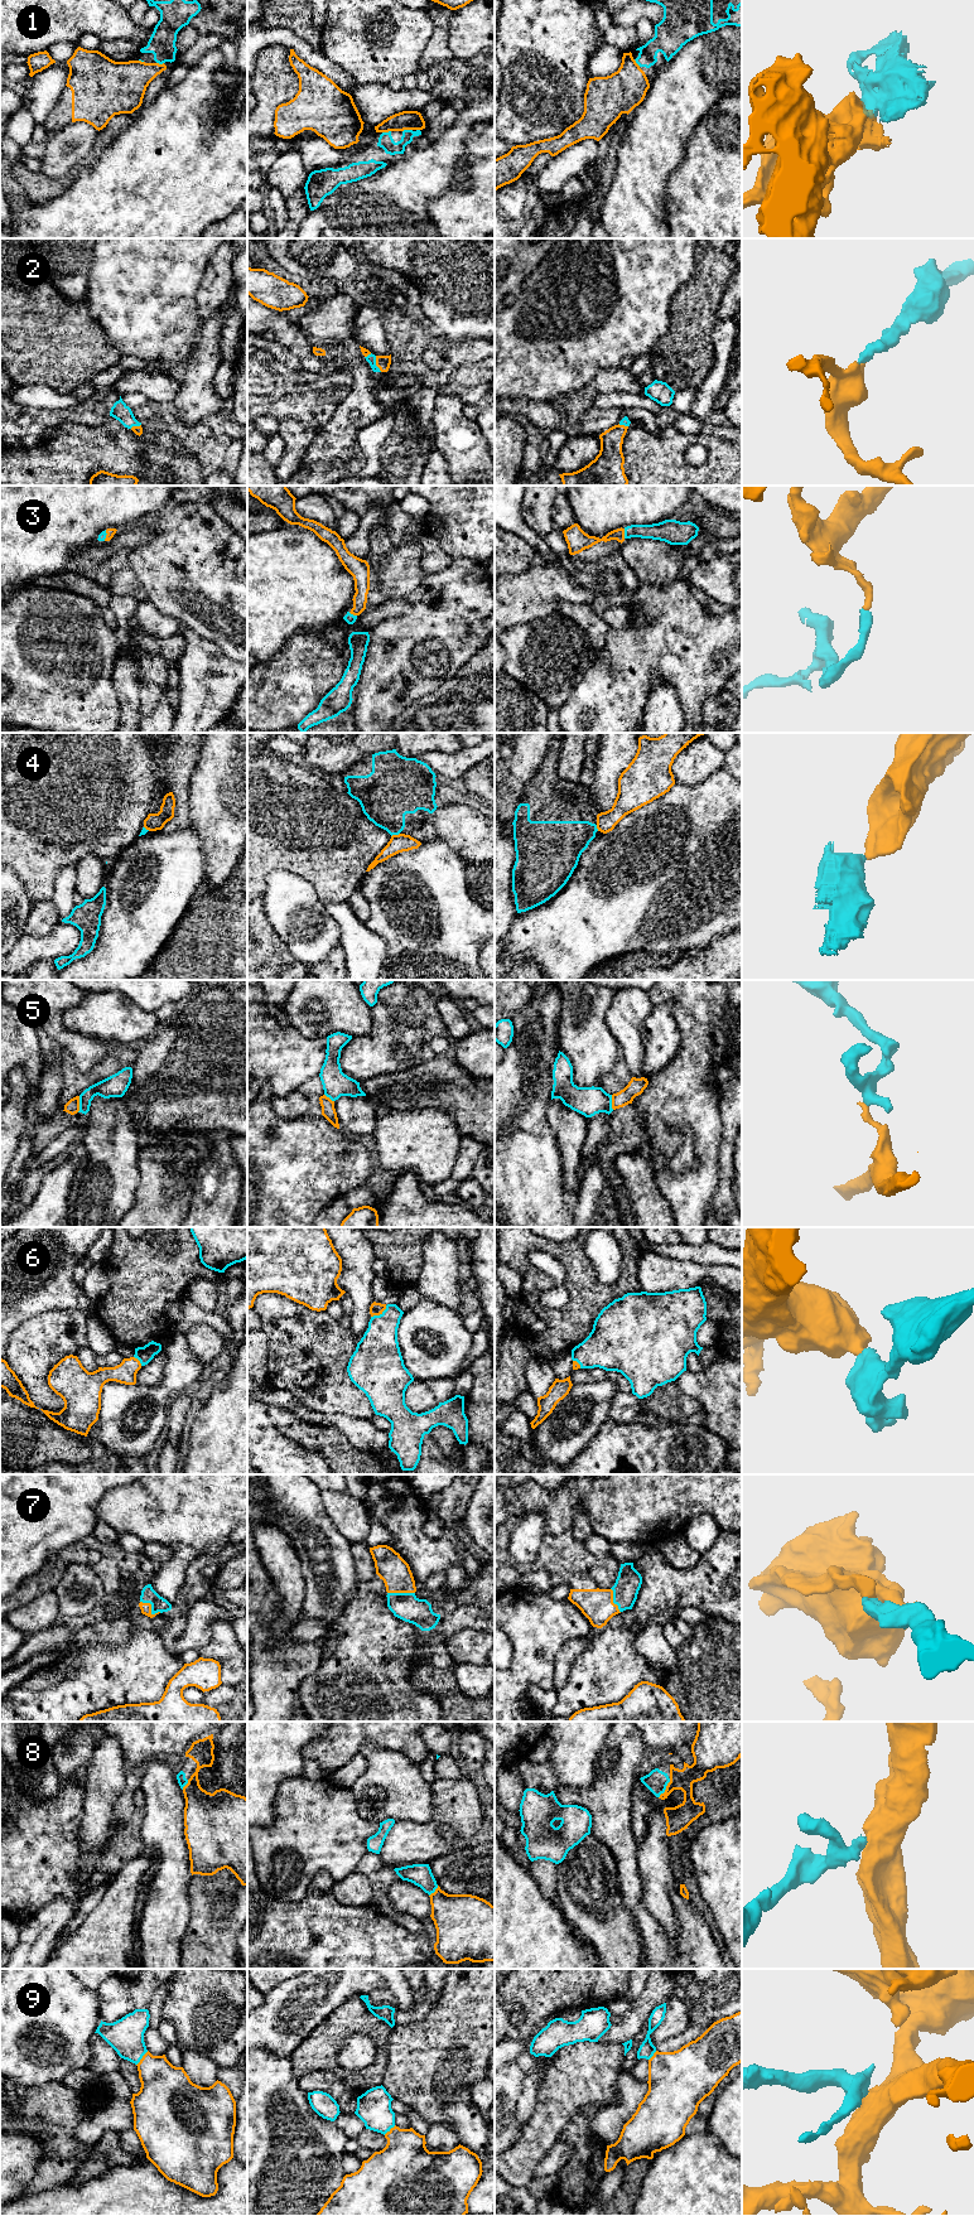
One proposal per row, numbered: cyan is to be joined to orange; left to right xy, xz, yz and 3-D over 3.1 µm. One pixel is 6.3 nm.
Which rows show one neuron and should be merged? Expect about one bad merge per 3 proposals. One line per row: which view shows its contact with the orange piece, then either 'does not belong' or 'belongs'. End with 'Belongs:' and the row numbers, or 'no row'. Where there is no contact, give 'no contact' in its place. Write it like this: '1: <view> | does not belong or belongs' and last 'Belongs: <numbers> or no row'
1: xz | belongs
2: xz | belongs
3: yz | belongs
4: xz | does not belong
5: xy | does not belong
6: xz | belongs
7: xy | belongs
8: yz | belongs
9: xy | belongs
Belongs: 1, 2, 3, 6, 7, 8, 9

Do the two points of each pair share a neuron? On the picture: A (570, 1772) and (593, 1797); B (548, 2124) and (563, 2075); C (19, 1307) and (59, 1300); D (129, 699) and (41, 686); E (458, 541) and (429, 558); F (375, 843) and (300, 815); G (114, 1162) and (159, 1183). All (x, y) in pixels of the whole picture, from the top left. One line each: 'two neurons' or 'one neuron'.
A: two neurons
B: one neuron
C: one neuron
D: two neurons
E: two neurons
F: one neuron
G: two neurons

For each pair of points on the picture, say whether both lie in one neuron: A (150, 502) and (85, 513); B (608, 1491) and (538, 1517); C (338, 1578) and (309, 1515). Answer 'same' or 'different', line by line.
A: same
B: different
C: same

